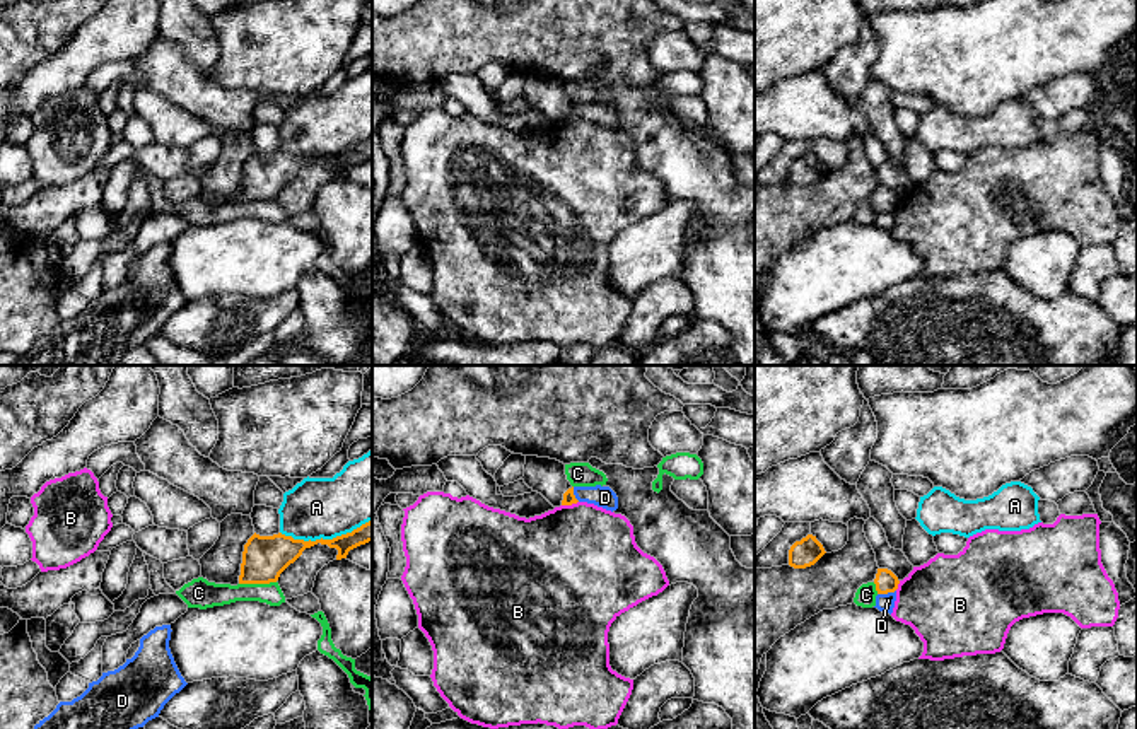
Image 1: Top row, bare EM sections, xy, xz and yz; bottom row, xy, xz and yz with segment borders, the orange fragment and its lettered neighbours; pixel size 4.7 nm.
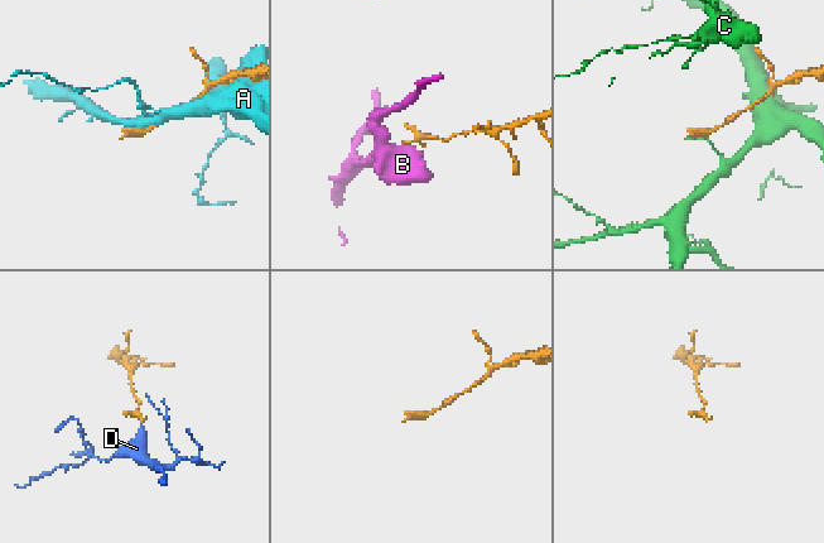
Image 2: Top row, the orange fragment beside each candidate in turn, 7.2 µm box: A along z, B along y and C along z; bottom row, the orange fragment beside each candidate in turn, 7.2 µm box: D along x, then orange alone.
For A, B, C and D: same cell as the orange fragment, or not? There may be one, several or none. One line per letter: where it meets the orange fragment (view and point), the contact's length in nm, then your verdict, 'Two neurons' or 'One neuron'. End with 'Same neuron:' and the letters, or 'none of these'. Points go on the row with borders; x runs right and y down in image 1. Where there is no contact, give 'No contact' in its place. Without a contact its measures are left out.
A: Touches orange at xy (325, 540). Shared border 440 nm. Two neurons
B: Touches orange at xz (569, 504). Shared border 80 nm. Two neurons
C: Touches orange at xy (256, 583). Shared border 180 nm. Two neurons
D: Touches orange at yz (886, 593). Shared border 90 nm. Two neurons
Same neuron: none of these

